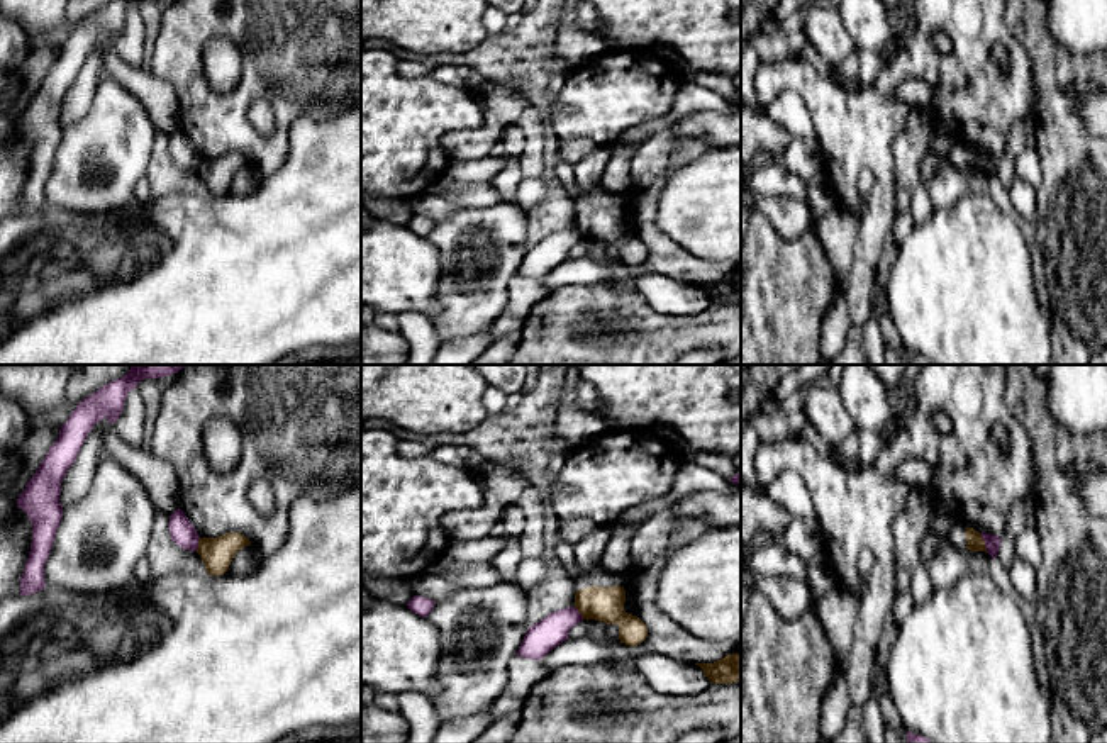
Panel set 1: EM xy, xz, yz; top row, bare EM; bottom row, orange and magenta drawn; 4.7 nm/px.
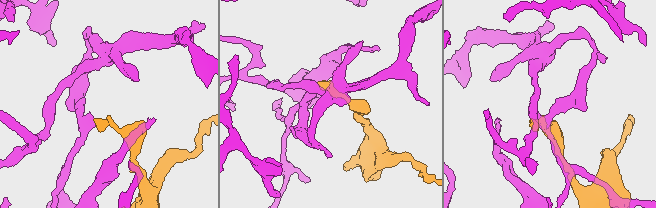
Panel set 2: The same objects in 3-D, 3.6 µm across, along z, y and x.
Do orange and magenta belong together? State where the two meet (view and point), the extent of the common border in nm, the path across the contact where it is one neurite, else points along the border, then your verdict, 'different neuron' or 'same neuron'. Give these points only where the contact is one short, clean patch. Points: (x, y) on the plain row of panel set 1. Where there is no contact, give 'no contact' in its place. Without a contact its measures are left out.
yz (984, 163) | 100 nm | along yz (979, 153), (987, 172) | different neuron

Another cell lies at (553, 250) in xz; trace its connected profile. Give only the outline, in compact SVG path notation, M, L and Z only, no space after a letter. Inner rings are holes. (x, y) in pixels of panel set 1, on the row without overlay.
M566 227L548 234L539 243L529 246L517 277L541 280L553 268L568 260L570 249L583 241L576 227Z

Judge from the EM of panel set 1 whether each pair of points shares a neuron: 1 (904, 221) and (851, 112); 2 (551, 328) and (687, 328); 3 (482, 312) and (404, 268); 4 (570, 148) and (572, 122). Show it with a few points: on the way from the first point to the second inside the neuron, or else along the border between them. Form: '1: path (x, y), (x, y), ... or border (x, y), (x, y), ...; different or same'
1: border (897, 212), (885, 240); different
2: path (585, 328), (653, 323); same
3: border (436, 246), (439, 253), (439, 311), (431, 318); different
4: border (561, 143), (572, 138), (589, 138), (595, 145); different

